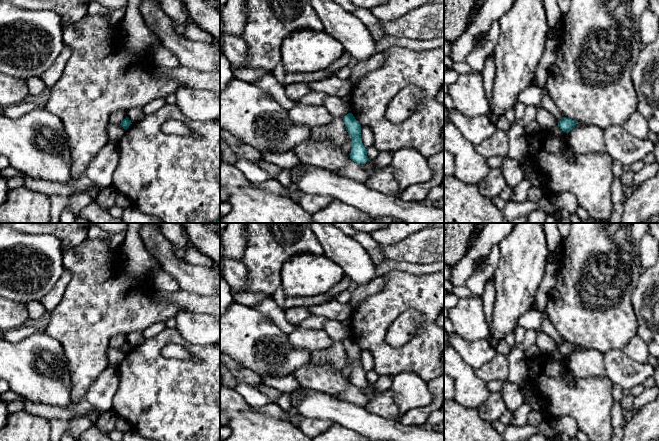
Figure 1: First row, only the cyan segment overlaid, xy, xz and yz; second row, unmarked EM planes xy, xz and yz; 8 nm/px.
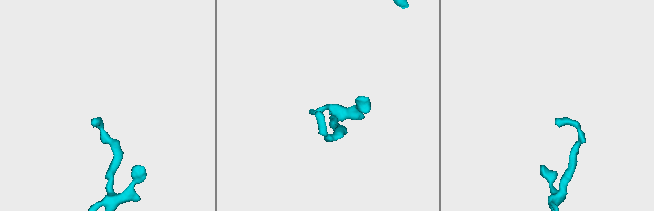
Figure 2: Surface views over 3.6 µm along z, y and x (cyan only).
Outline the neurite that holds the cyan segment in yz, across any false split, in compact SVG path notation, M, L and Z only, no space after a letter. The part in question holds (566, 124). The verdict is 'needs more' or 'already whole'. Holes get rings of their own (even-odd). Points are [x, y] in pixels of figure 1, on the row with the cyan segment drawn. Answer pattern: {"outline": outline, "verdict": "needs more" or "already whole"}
{"outline": "M563 117L563 119L558 122L558 126L560 127L560 129L562 129L564 132L568 134L572 129L575 128L575 126L578 123L581 123L581 122L572 120L567 117Z", "verdict": "already whole"}

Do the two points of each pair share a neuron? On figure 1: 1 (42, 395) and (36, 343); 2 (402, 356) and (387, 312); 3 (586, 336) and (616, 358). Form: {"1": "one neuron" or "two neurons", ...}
{"1": "one neuron", "2": "one neuron", "3": "two neurons"}

